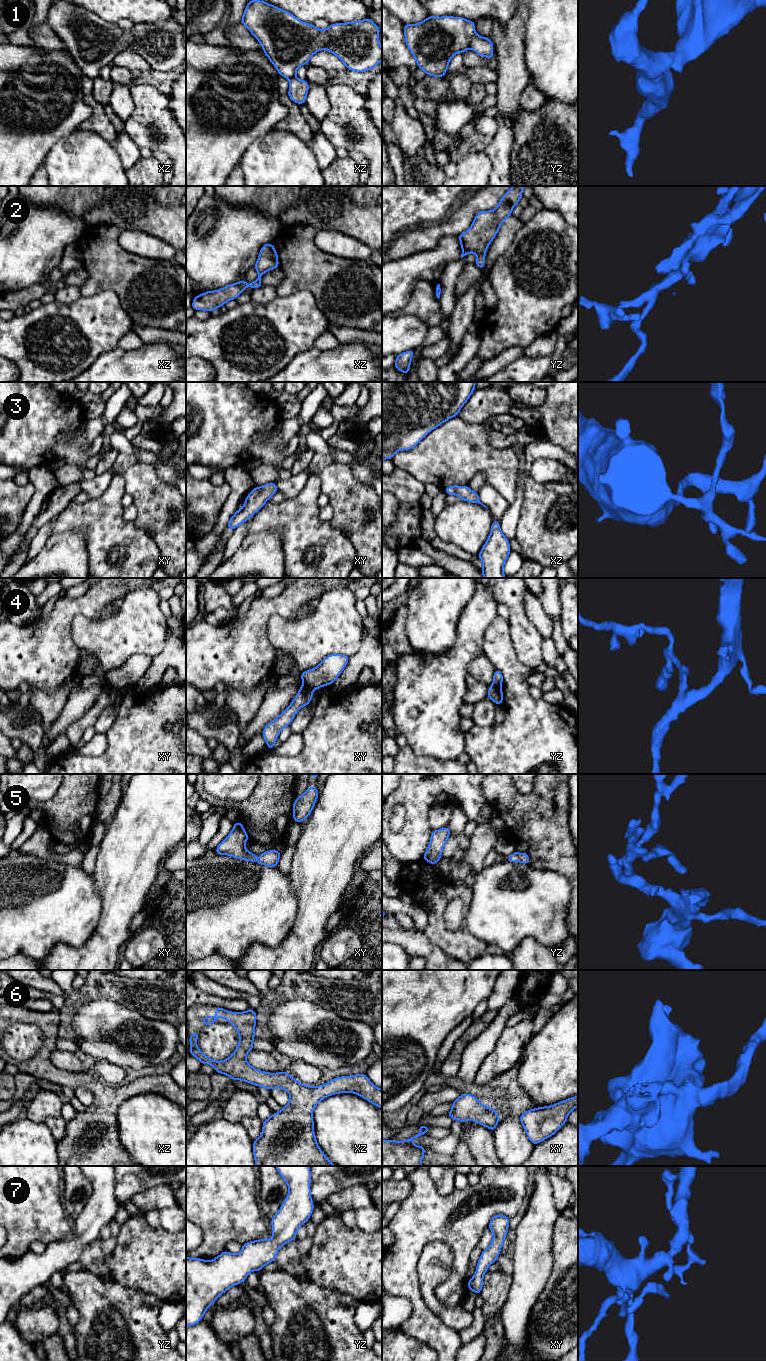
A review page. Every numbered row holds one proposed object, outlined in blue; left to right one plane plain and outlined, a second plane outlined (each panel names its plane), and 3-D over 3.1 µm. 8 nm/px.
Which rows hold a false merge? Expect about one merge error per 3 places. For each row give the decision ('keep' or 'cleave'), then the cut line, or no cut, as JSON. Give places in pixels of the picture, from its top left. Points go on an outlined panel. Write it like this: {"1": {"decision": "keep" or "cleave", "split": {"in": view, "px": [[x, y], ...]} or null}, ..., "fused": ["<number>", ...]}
{"1": {"decision": "cleave", "split": {"in": "yz", "px": [[475, 33], [469, 47]]}}, "2": {"decision": "keep", "split": null}, "3": {"decision": "keep", "split": null}, "4": {"decision": "cleave", "split": {"in": "xy", "px": [[303, 683], [306, 683], [313, 689]]}}, "5": {"decision": "keep", "split": null}, "6": {"decision": "keep", "split": null}, "7": {"decision": "keep", "split": null}, "fused": ["1", "4"]}

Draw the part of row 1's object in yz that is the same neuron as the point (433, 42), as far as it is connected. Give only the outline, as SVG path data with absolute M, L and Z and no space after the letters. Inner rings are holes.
M429 16L418 24L404 24L406 45L418 68L427 75L444 77L451 58L470 48L475 22L462 17Z

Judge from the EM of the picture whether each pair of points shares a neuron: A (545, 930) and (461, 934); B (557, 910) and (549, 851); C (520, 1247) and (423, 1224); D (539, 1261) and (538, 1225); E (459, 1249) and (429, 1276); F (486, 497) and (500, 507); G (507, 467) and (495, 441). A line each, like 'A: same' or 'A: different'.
A: different
B: different
C: different
D: same
E: different
F: same
G: different

